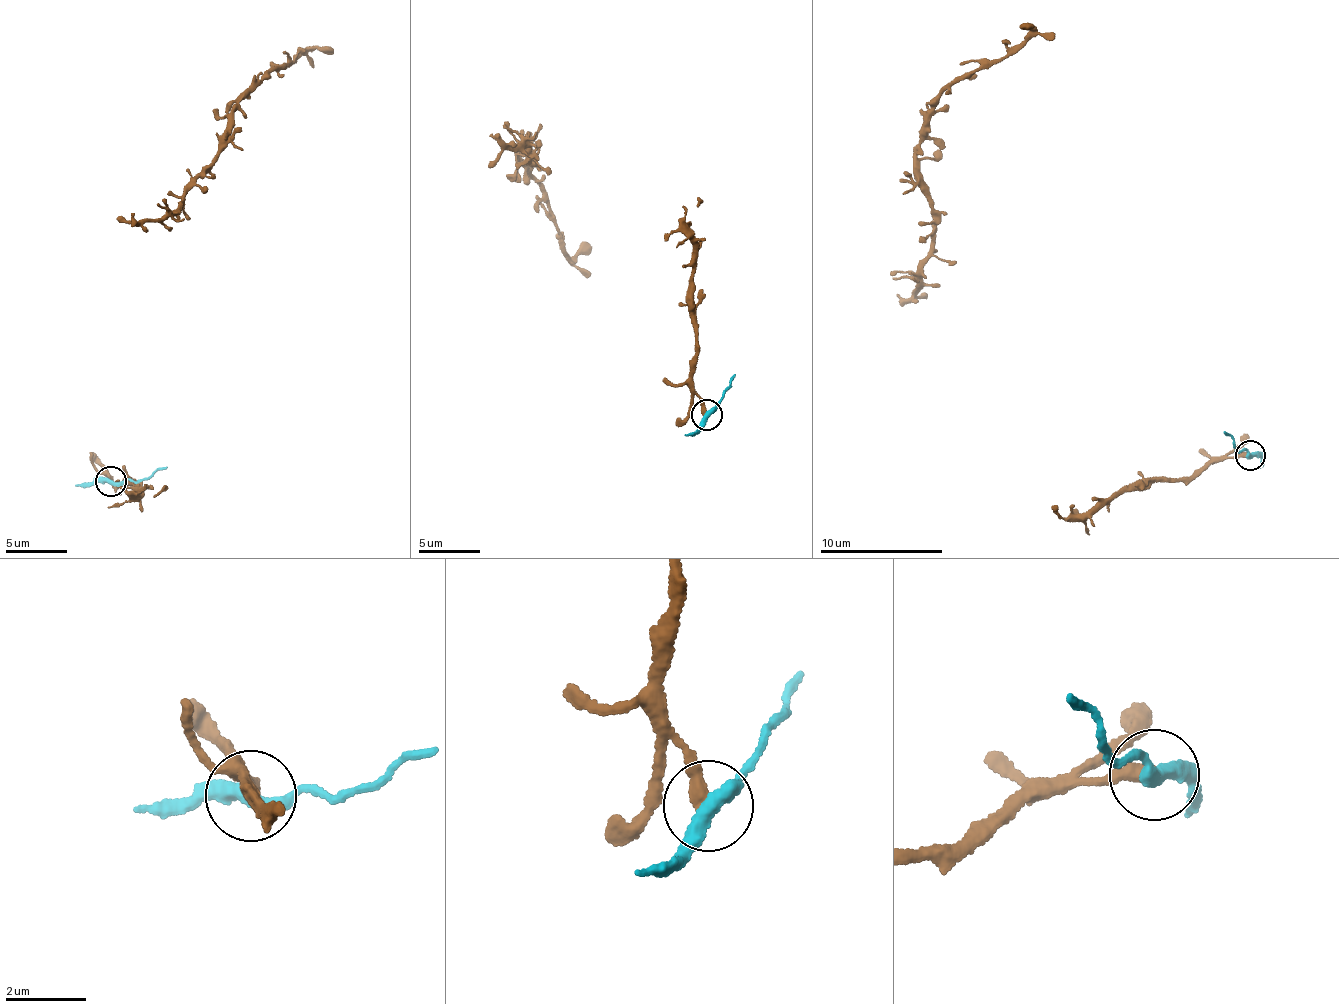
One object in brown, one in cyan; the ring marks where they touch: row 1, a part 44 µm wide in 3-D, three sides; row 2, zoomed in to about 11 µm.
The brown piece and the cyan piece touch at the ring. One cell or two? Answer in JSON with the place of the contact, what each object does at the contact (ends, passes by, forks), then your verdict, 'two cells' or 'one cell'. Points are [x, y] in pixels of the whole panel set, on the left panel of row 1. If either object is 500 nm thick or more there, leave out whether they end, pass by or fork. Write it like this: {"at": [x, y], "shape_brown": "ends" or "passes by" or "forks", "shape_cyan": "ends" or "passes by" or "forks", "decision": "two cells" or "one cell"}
{"at": [110, 481], "shape_brown": "ends", "shape_cyan": "passes by", "decision": "two cells"}

